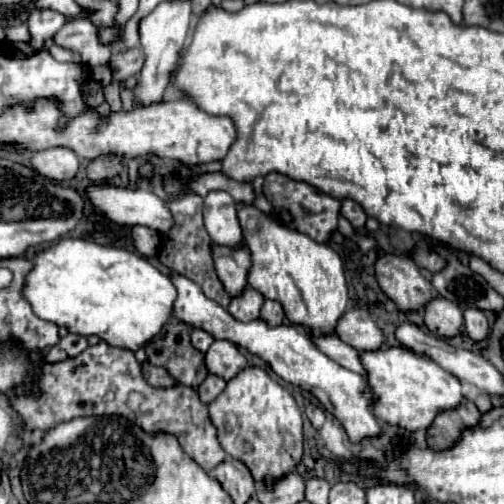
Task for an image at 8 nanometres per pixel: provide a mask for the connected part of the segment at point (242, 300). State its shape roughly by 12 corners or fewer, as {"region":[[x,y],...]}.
{"region":[[253,287],[231,299],[227,311],[241,321],[259,317],[265,297]]}

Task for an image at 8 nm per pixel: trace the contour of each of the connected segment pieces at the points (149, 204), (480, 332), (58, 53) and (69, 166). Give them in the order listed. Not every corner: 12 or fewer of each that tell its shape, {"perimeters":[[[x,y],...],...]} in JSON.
{"perimeters":[[[93,183],[85,197],[115,225],[169,231],[165,201],[145,189]],[[481,309],[463,311],[463,325],[473,341],[489,335],[489,323]],[[55,44],[50,50],[52,56],[61,62],[81,63],[78,53]],[[67,147],[37,151],[31,165],[53,181],[73,179],[79,157]]]}

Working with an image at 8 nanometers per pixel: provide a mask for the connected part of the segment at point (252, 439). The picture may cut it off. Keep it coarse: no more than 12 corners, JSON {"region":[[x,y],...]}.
{"region":[[261,367],[209,403],[257,487],[295,471],[301,411]]}

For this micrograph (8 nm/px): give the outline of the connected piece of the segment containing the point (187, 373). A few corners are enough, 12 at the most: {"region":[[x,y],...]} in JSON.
{"region":[[167,321],[145,345],[181,385],[197,389],[205,355],[191,345],[189,327]]}

